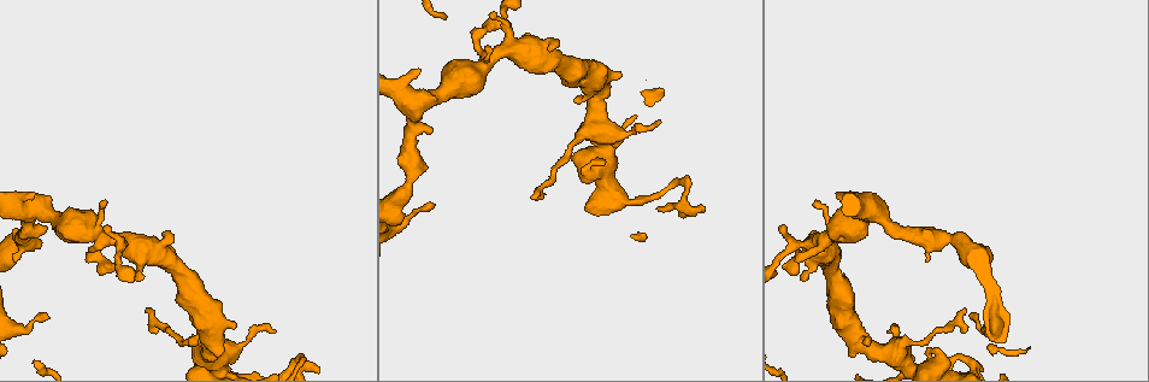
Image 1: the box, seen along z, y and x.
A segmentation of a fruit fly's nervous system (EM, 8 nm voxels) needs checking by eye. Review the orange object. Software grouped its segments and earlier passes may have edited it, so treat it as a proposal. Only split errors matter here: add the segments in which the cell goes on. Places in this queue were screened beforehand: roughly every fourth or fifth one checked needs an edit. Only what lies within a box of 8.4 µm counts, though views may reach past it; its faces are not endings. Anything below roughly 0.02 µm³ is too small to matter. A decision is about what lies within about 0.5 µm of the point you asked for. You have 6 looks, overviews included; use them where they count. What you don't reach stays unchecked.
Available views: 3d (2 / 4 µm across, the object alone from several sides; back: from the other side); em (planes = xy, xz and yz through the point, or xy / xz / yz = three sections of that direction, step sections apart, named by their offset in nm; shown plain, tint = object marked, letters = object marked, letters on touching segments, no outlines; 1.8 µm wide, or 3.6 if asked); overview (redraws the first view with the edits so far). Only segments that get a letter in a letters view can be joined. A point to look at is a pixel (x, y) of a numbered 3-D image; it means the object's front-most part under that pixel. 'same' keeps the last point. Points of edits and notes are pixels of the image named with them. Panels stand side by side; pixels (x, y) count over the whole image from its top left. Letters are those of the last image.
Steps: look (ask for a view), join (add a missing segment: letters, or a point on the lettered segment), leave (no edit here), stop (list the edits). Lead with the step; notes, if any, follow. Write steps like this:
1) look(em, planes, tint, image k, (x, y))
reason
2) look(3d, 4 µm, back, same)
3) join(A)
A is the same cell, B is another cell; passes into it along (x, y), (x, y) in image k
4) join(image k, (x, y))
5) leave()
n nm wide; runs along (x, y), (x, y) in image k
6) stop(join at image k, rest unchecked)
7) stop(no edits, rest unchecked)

look(em, xy, step 8, tint, image 1, (827, 231))
free end

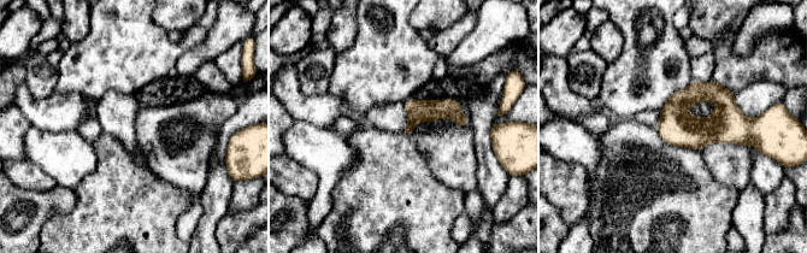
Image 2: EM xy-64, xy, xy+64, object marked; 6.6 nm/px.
look(em, planes, letters, same)

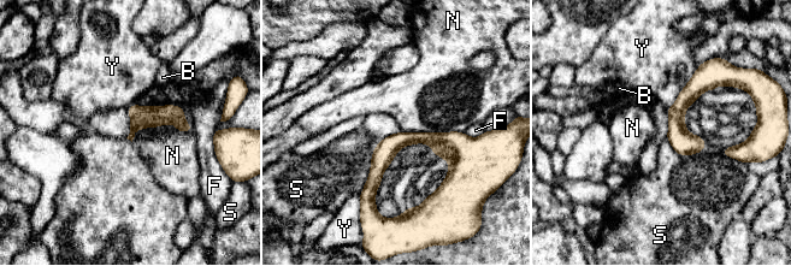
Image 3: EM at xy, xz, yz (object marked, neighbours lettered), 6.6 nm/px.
leave()
B, F, N, S and Y are other cells; border along (193, 128), (146, 126), (131, 141) in image 3; none of them fits

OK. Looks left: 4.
look(em, planes, plain, image 1, (993, 330))

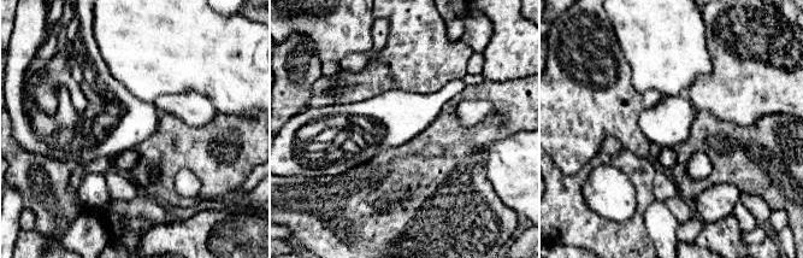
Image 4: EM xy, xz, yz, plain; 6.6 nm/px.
look(em, planes, letters, same)

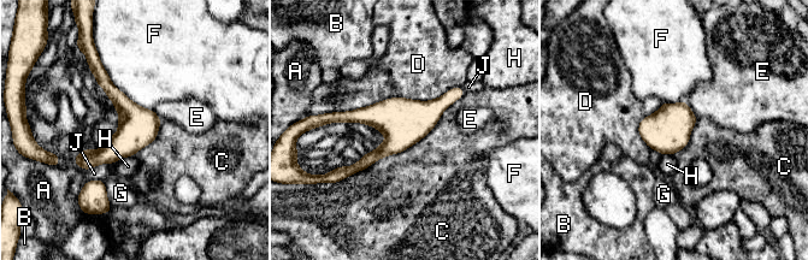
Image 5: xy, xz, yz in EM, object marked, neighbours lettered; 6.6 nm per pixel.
leave()
C touches over 1050 nm; A, B, C, D, E, F, G, H and J are other cells; border along (464, 93), (412, 146), (337, 183) in image 5; no lettered segment goes on from it

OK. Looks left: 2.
look(em, 3.6 µm, planes, letters, image 1, (587, 131))
small branch off a trunk

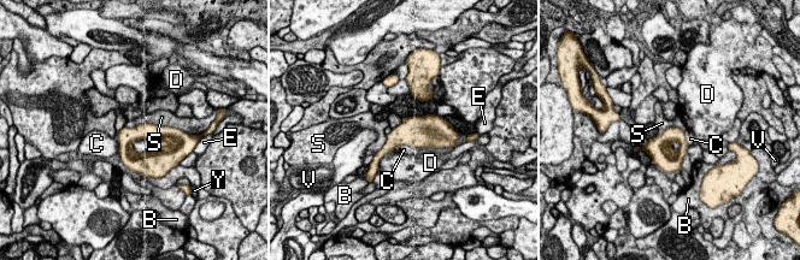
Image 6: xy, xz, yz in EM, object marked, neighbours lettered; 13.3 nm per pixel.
leave()
S touches over 600 nm; B, C, D, E, S, V and Y are other cells; runs along (169, 133), (154, 157), (124, 159) in image 6; none of them fits

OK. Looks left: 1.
stop(no edits, rest unchecked)

